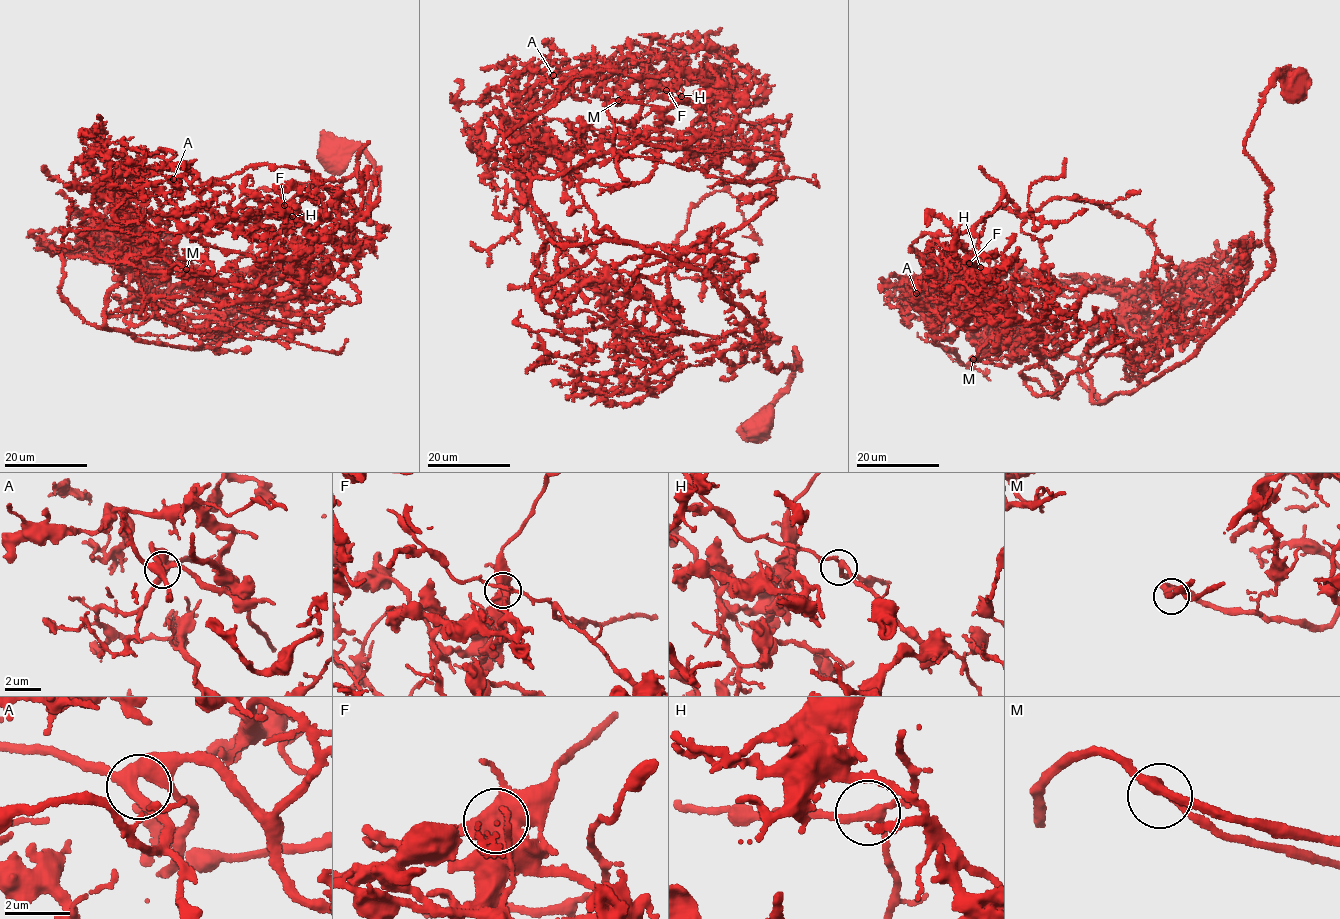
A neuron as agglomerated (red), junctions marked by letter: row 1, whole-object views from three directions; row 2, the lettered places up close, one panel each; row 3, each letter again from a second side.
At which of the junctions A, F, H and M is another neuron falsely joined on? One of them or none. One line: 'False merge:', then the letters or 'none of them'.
False merge: none of them

